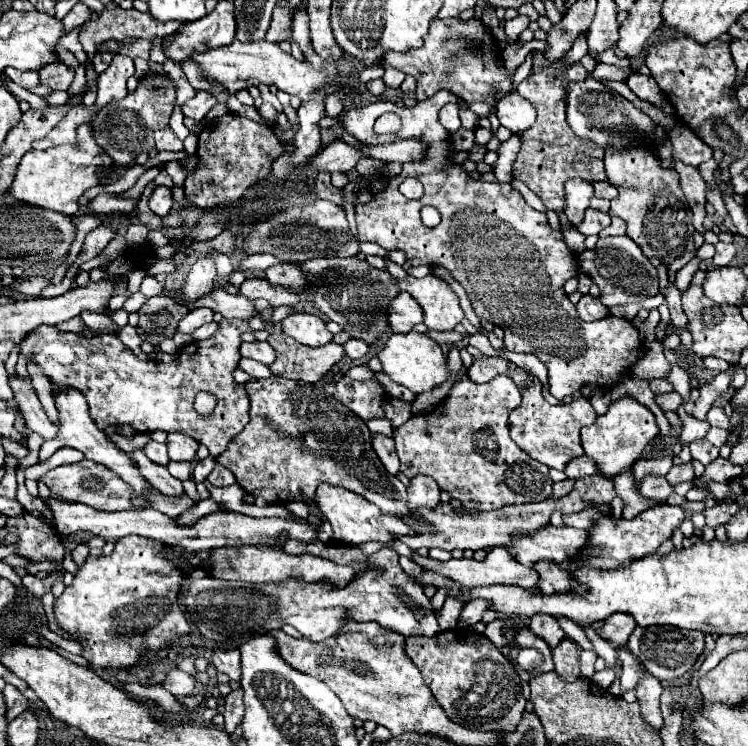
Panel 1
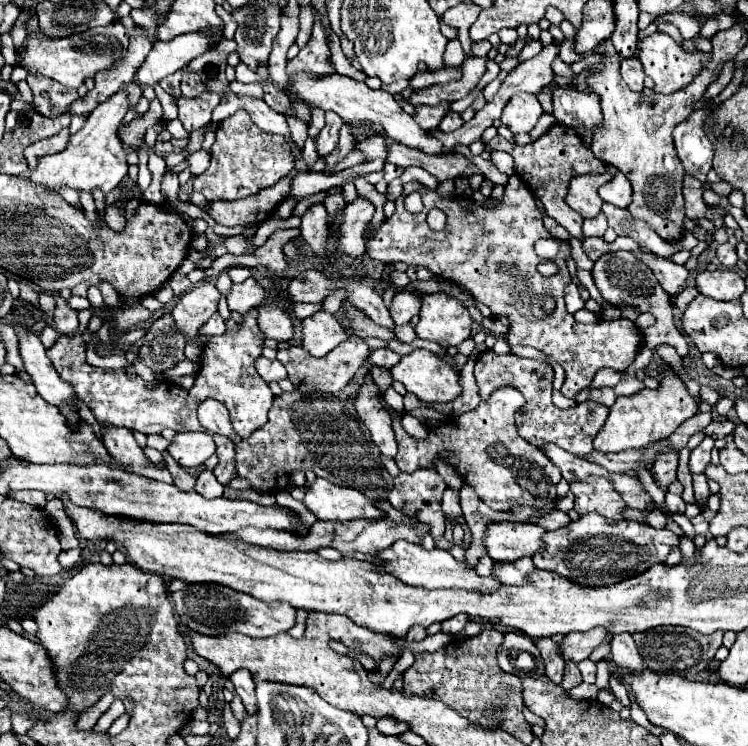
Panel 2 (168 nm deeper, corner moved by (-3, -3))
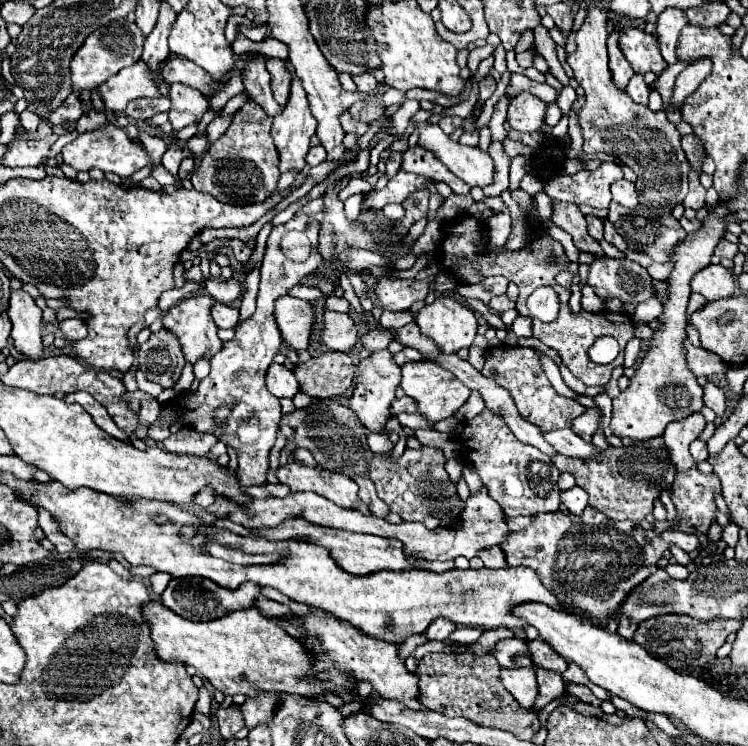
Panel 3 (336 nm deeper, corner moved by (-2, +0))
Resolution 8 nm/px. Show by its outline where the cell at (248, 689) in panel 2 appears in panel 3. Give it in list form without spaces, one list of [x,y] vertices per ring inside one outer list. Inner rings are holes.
[[[258,695],[258,699],[246,699],[246,703],[240,707],[246,727],[254,729],[260,723],[270,723],[280,703],[280,695]]]

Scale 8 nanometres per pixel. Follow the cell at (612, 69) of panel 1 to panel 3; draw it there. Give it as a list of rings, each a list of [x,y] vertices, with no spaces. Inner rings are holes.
[[[634,75],[630,79],[630,85],[626,89],[626,93],[630,95],[630,99],[638,105],[648,105],[648,95],[650,95],[650,89],[648,85],[644,83],[644,77],[642,75]]]

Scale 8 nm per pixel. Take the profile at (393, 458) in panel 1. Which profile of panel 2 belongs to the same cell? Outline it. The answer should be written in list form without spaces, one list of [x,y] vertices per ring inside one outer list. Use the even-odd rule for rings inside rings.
[[[367,376],[365,384],[361,386],[355,408],[359,408],[359,418],[369,428],[371,438],[377,444],[377,448],[381,450],[381,454],[387,458],[395,458],[397,442],[395,442],[393,428],[391,428],[391,416],[383,408],[379,398],[381,398],[381,394],[379,394],[375,382],[371,380],[371,376]]]

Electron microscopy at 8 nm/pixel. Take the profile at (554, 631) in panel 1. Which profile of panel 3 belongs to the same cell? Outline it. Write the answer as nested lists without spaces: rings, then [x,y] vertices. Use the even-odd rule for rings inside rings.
[[[536,671],[538,677],[538,697],[534,701],[534,709],[544,709],[550,701],[564,693],[562,677],[554,671]]]

